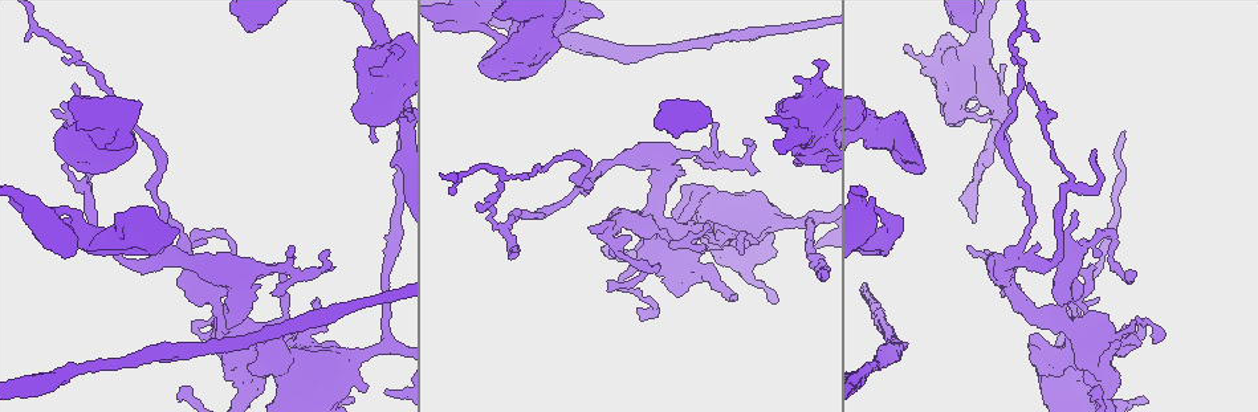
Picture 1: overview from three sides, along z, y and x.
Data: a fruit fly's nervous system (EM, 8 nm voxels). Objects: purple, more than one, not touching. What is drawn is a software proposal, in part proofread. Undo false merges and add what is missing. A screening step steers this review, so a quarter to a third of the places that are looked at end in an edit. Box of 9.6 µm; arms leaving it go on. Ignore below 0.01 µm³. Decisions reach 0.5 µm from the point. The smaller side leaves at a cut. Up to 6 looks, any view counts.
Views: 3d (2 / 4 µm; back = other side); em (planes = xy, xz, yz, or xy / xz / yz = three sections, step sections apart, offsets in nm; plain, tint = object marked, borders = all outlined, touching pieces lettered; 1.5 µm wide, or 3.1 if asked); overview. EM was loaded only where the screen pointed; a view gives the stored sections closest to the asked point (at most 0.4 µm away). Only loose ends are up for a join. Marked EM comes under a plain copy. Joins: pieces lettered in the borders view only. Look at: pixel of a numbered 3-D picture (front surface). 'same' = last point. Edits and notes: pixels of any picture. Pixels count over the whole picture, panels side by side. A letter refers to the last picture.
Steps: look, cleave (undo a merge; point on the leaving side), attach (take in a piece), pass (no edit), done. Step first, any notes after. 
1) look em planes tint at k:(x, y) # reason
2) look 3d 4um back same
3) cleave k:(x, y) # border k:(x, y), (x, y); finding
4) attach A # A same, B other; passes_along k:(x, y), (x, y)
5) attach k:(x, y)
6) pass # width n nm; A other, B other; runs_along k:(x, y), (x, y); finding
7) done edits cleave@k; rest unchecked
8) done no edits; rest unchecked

look 3d 4um at 1:(502, 229) # abrupt turn

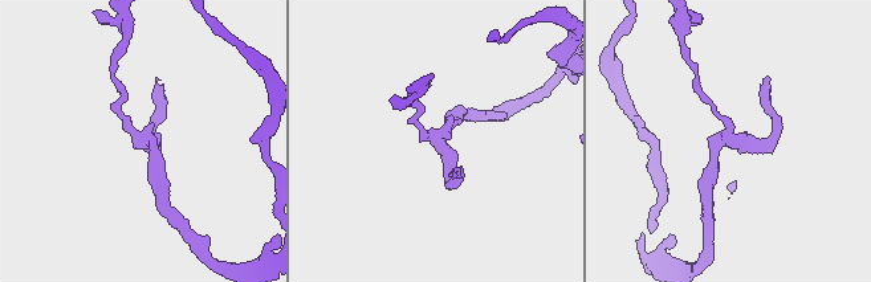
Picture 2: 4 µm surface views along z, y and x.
look em xy step 4 tint at 2:(437, 135)

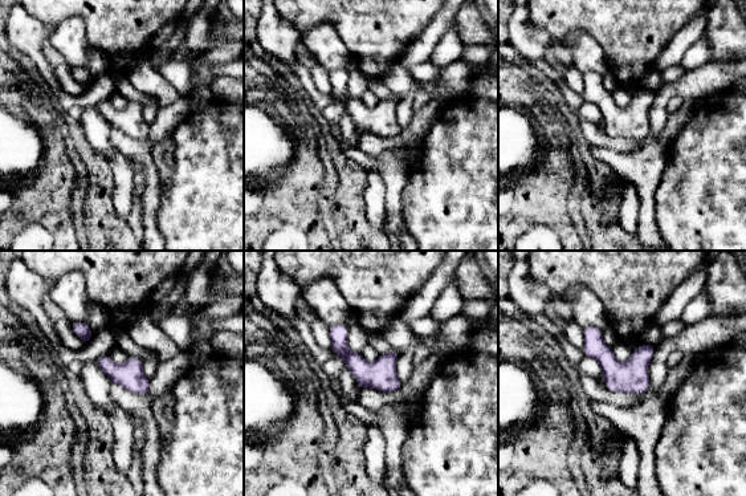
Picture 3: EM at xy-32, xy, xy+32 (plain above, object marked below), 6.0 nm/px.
look em planes borders same # another direction

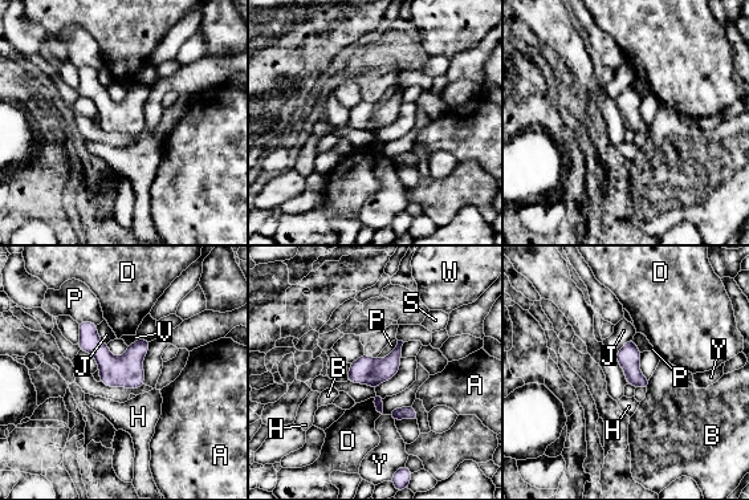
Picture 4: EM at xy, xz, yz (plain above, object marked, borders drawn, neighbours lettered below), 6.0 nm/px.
pass # width 140 nm; A other, B other, D other, H other, J other, P other, S other, V other, W other, Y other; border 4:(106, 344), (114, 356), (127, 348); one cell here

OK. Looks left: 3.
look em yz step 8 borders at 1:(450, 191) # free end

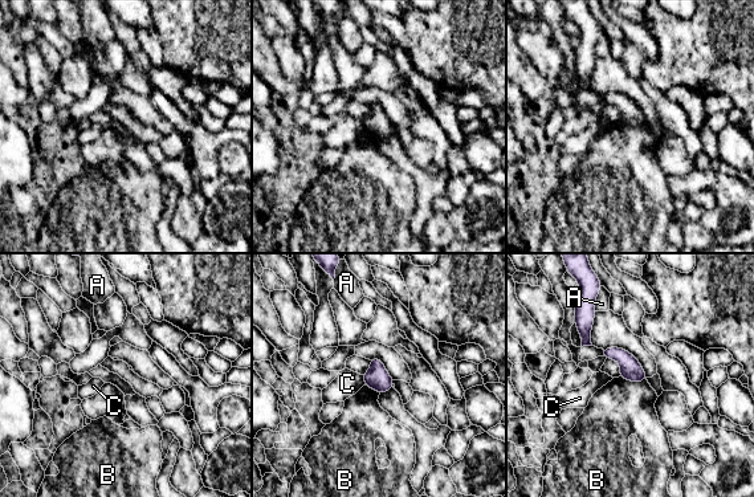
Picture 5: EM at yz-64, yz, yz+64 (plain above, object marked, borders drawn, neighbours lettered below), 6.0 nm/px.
pass # longest_contact B 170 nm; A other, B other, C other; border 5:(619, 375), (628, 381), (646, 381); no lettered piece goes on from it

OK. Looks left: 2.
look em planes tint at 1:(387, 392) # long arm stops here

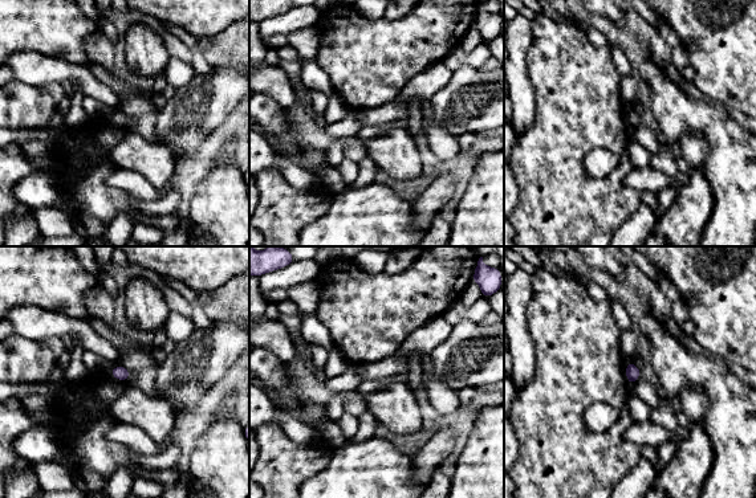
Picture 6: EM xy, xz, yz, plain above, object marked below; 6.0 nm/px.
look em planes borders same # what lies round it

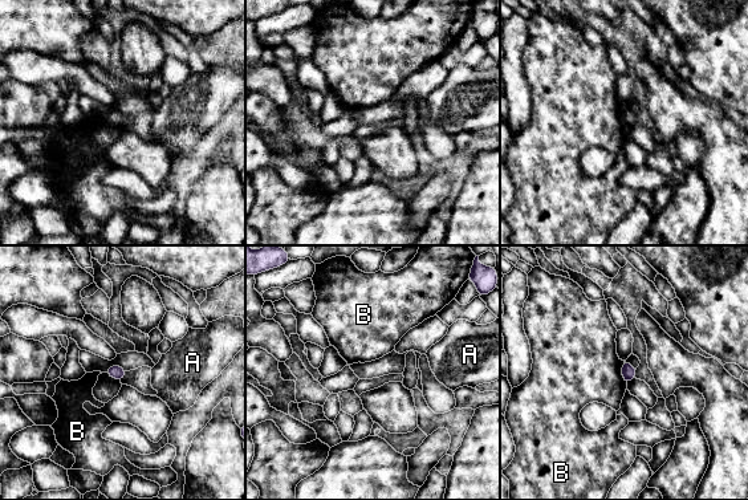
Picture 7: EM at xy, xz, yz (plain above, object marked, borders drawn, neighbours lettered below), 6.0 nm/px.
pass # A other, B other; border 7:(622, 361), (622, 379), (626, 385); none of them fits

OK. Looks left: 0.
done no edits; rest unchecked

